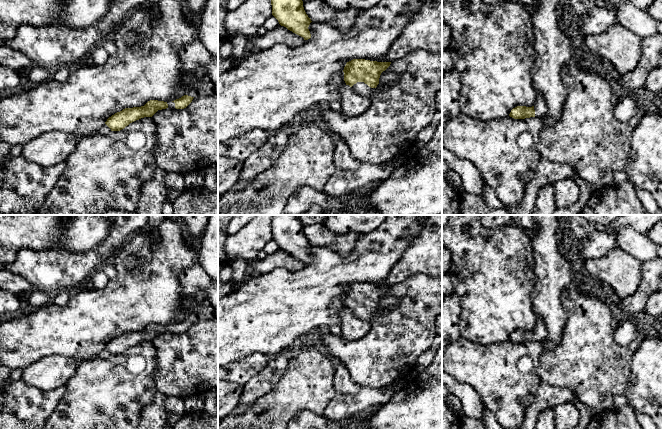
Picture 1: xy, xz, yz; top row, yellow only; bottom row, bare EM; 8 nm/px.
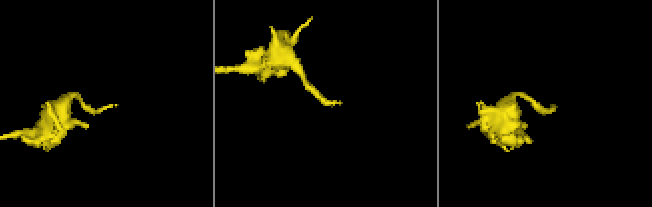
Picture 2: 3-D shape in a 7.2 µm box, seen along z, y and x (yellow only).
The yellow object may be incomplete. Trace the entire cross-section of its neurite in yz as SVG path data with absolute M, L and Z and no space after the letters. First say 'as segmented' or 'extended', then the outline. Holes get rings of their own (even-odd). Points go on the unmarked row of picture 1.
extended | M538 320L534 330L517 330L511 334L509 340L514 343L525 343L530 341L543 342L546 340L547 336L548 332L544 323L541 320Z

